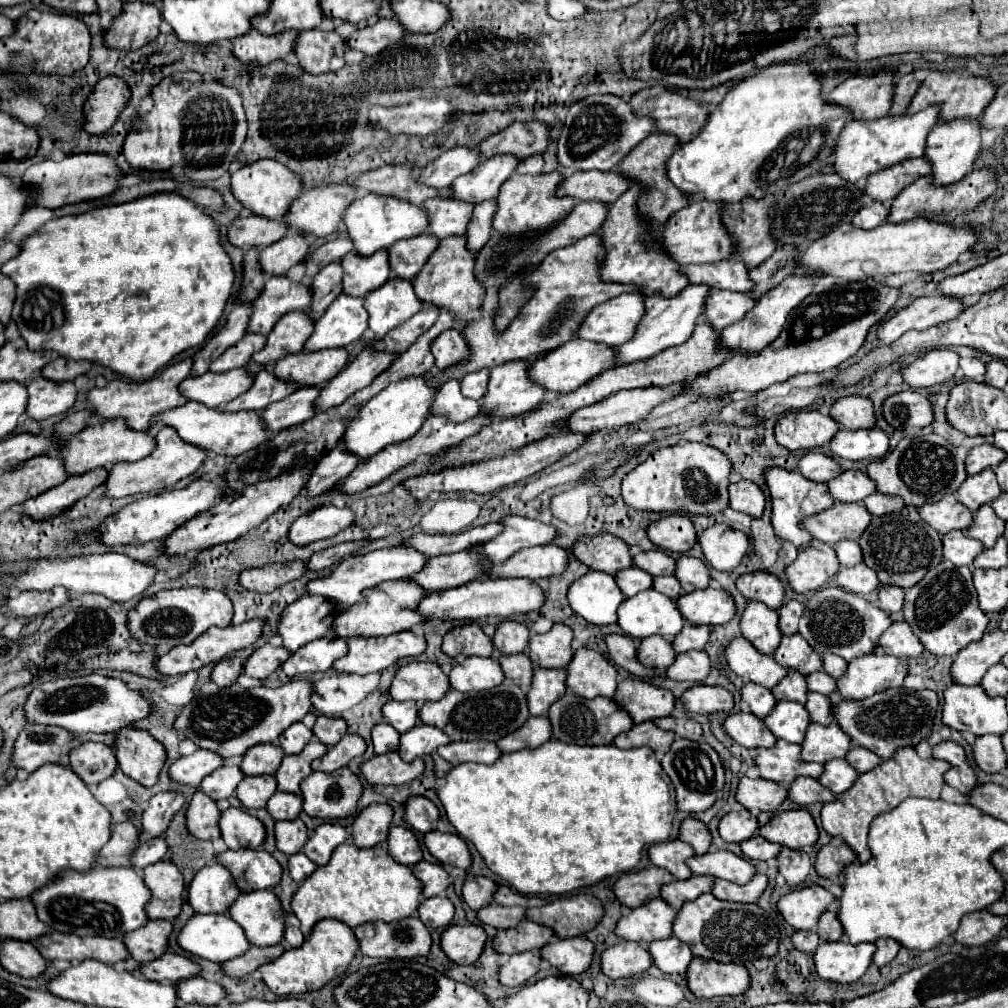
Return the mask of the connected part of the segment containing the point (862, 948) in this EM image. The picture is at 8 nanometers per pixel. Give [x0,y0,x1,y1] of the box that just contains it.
[813,942,875,982]

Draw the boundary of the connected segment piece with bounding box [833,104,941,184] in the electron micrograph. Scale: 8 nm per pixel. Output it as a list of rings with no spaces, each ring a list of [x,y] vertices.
[[[937,104],[917,112],[917,114],[901,114],[901,116],[883,116],[879,120],[871,120],[863,124],[863,120],[849,120],[837,140],[833,166],[835,172],[847,182],[855,184],[861,176],[869,176],[893,164],[899,164],[909,158],[923,156],[923,146],[927,142],[927,132],[941,120],[941,108]]]

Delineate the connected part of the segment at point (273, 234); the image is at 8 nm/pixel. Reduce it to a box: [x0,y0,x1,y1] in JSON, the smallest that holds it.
[229,216,287,248]

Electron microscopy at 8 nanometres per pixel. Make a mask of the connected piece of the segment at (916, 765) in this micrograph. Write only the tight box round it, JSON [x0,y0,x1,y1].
[821,746,949,862]

